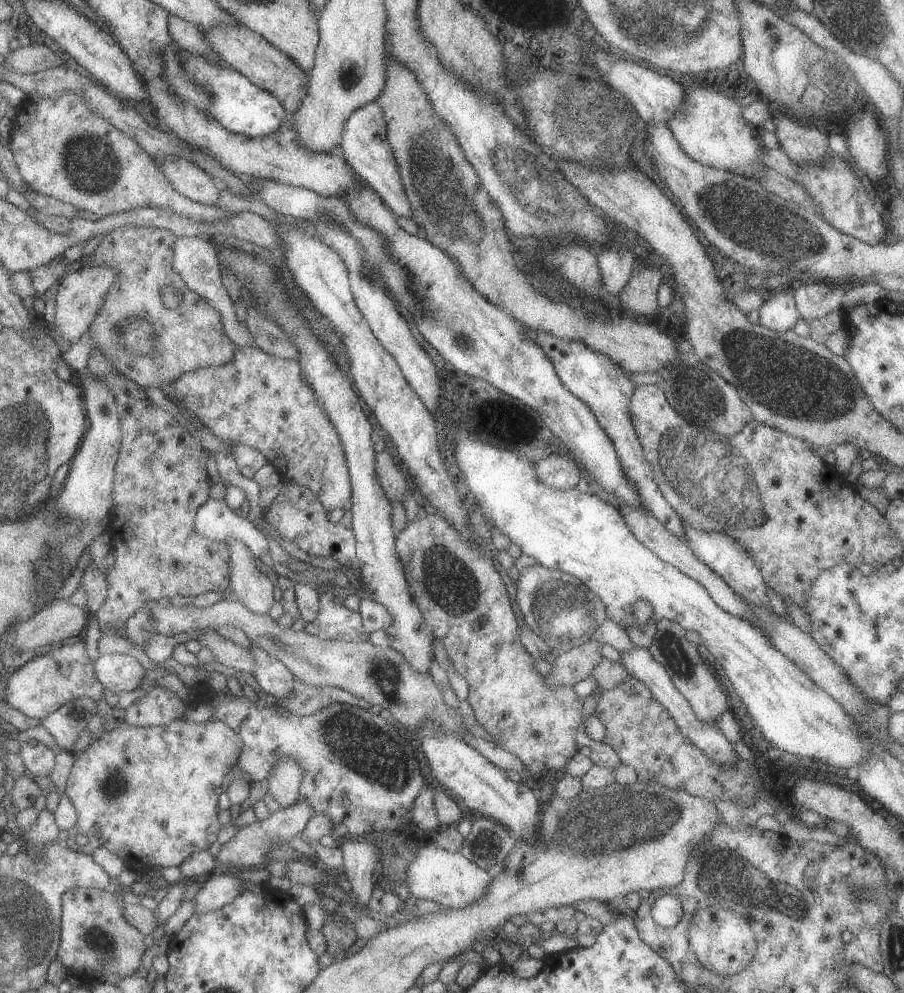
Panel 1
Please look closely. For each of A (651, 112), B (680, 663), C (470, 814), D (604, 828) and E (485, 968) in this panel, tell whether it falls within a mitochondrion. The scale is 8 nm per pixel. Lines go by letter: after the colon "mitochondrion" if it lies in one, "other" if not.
A: other
B: mitochondrion
C: other
D: mitochondrion
E: other

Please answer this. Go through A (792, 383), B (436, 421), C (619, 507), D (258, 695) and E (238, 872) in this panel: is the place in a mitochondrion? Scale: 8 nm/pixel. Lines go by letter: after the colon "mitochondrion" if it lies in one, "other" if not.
A: mitochondrion
B: other
C: other
D: other
E: other

